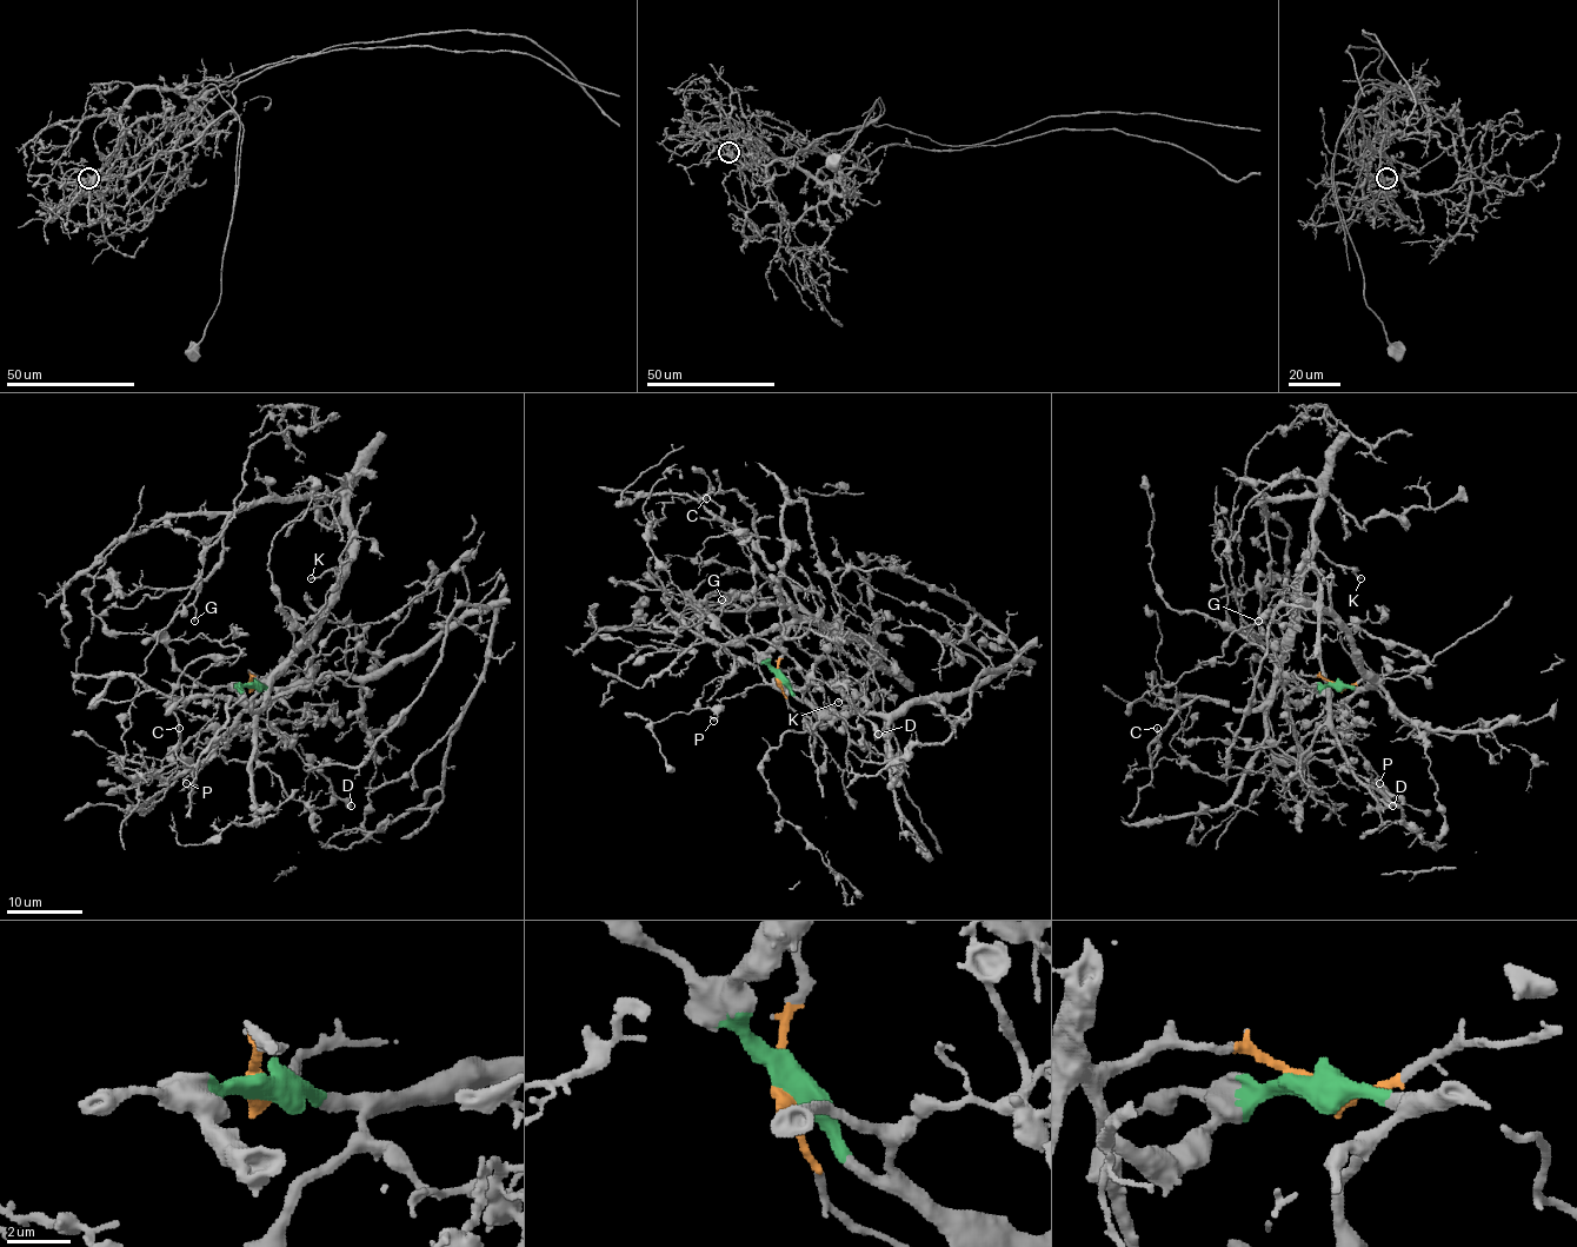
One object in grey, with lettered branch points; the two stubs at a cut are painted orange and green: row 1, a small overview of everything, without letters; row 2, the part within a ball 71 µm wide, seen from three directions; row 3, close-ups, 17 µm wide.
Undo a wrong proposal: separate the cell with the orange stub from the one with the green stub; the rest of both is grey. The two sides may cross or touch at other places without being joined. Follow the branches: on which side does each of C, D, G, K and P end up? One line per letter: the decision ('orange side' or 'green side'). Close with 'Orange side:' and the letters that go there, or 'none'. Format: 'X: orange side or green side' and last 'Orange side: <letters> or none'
C: orange side
D: green side
G: orange side
K: orange side
P: green side
Orange side: C, G, K

